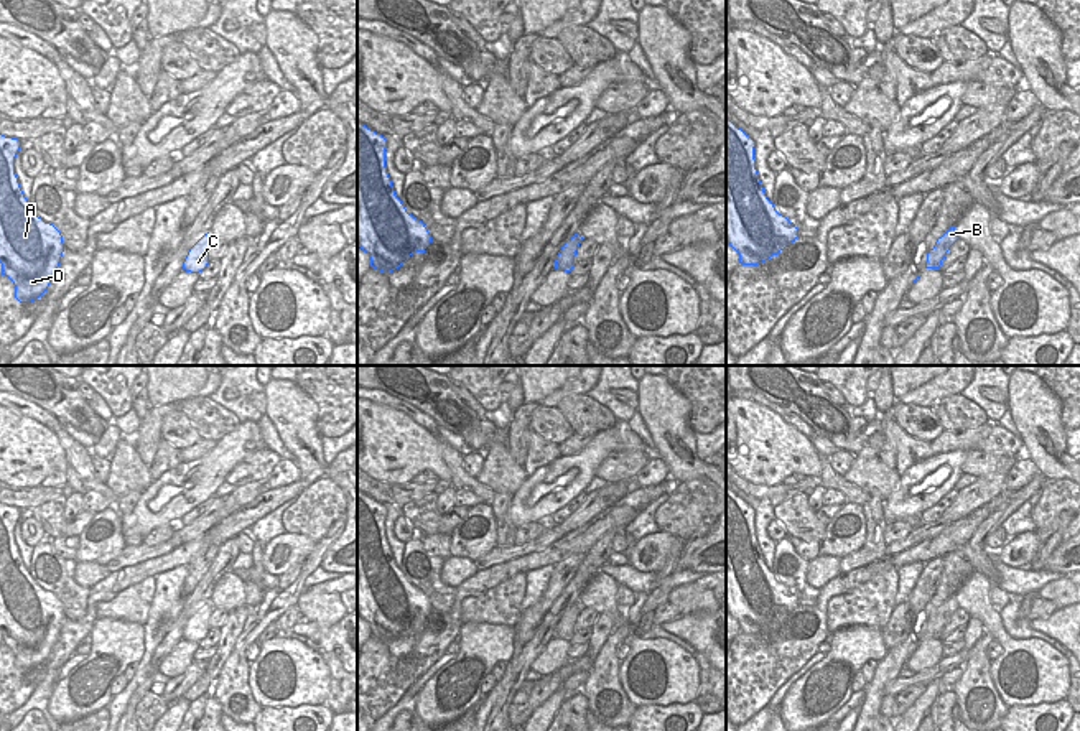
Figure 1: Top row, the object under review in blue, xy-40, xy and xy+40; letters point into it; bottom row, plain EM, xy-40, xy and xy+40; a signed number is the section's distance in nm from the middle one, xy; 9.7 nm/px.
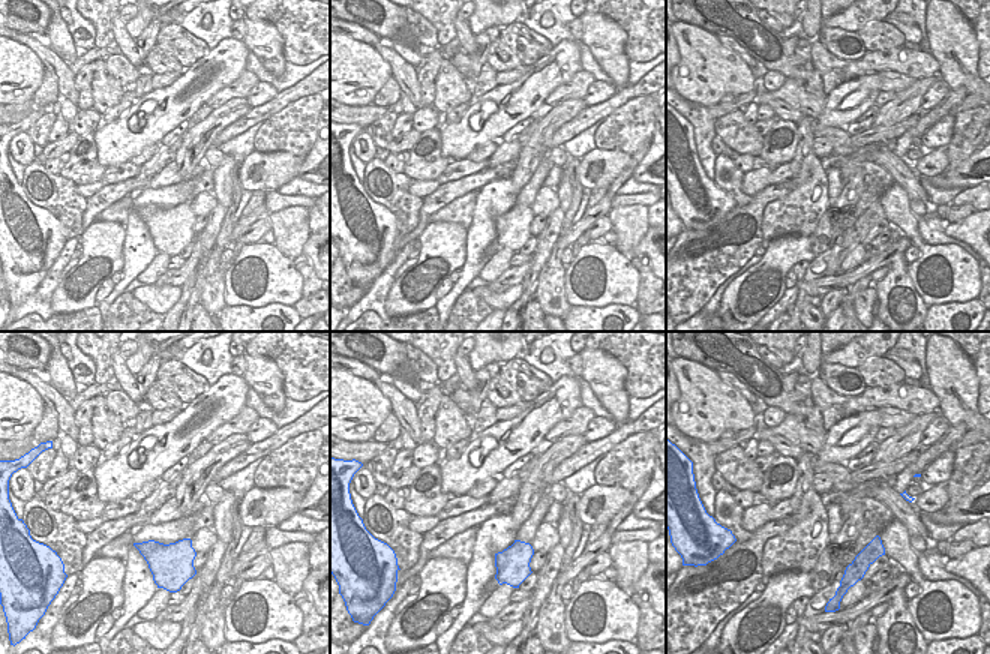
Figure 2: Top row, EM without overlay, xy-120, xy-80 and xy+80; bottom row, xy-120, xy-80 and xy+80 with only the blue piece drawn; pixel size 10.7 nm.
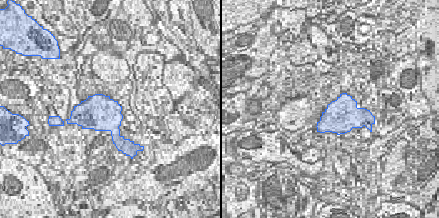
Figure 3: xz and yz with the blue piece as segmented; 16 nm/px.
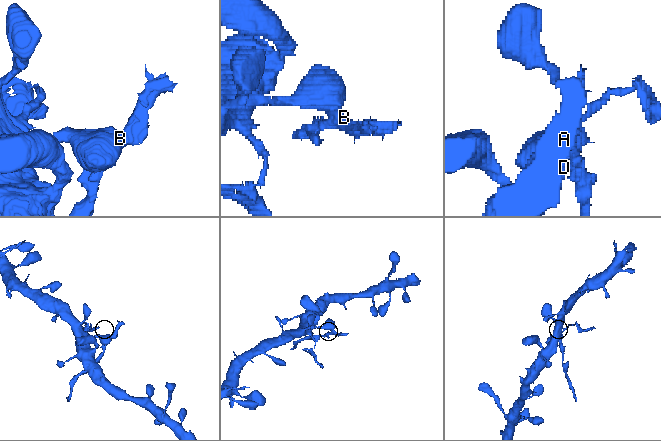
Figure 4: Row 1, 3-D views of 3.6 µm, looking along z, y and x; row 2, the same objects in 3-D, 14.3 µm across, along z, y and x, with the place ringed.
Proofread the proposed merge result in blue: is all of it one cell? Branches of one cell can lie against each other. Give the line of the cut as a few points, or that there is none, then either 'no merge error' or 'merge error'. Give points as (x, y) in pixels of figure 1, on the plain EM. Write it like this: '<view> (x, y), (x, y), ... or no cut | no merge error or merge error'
xy (580, 608), (568, 609) | merge error

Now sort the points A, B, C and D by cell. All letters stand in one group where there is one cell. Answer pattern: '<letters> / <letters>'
A C D / B

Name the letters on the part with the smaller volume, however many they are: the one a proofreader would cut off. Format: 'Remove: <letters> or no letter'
Remove: B

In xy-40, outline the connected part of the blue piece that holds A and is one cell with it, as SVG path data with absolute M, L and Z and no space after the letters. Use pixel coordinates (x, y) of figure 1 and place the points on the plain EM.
M0 502L0 632L15 654L15 667L40 667L58 640L64 612L61 601L31 578L15 543L21 509Z

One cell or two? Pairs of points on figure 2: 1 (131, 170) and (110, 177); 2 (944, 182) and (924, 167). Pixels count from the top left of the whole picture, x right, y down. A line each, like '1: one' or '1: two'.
1: one
2: two

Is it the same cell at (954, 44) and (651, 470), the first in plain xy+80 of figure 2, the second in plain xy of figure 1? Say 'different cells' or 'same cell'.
different cells

